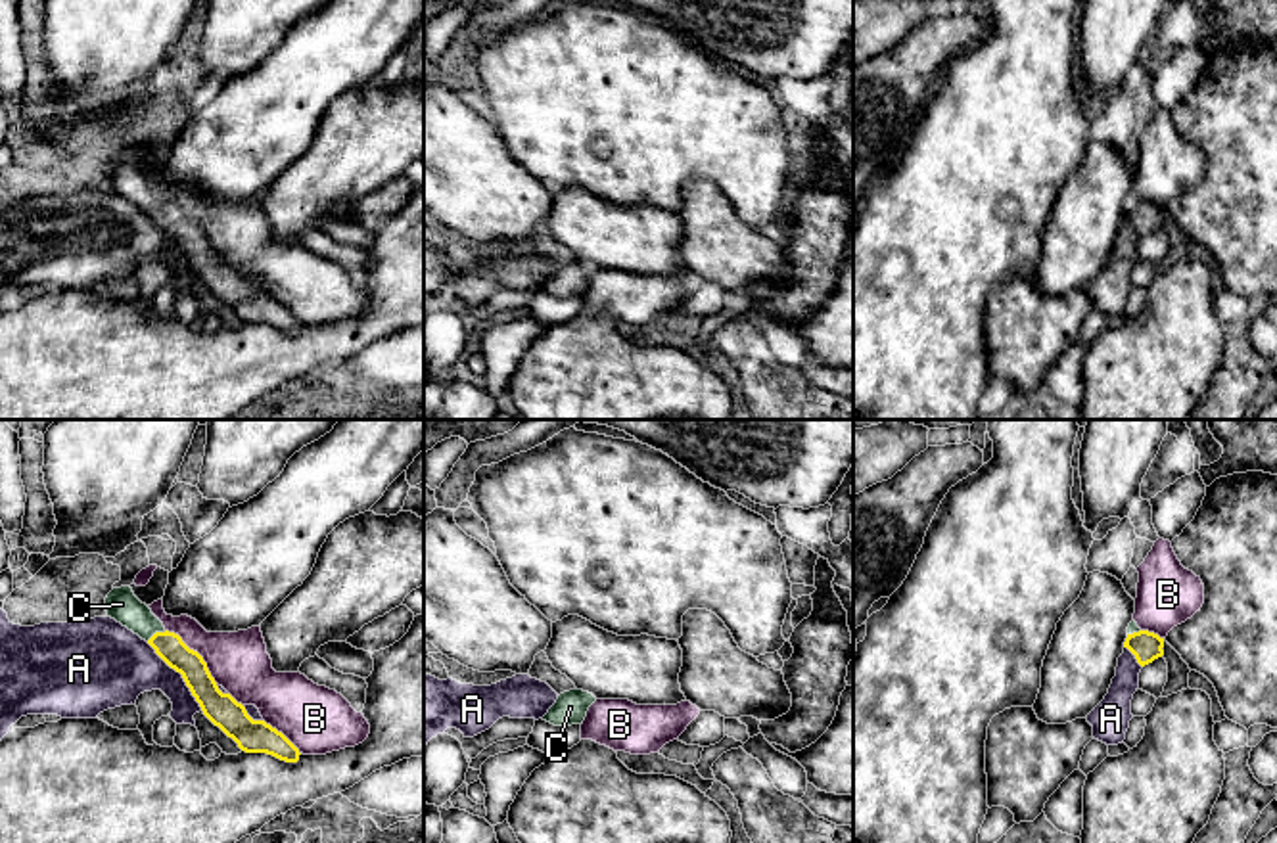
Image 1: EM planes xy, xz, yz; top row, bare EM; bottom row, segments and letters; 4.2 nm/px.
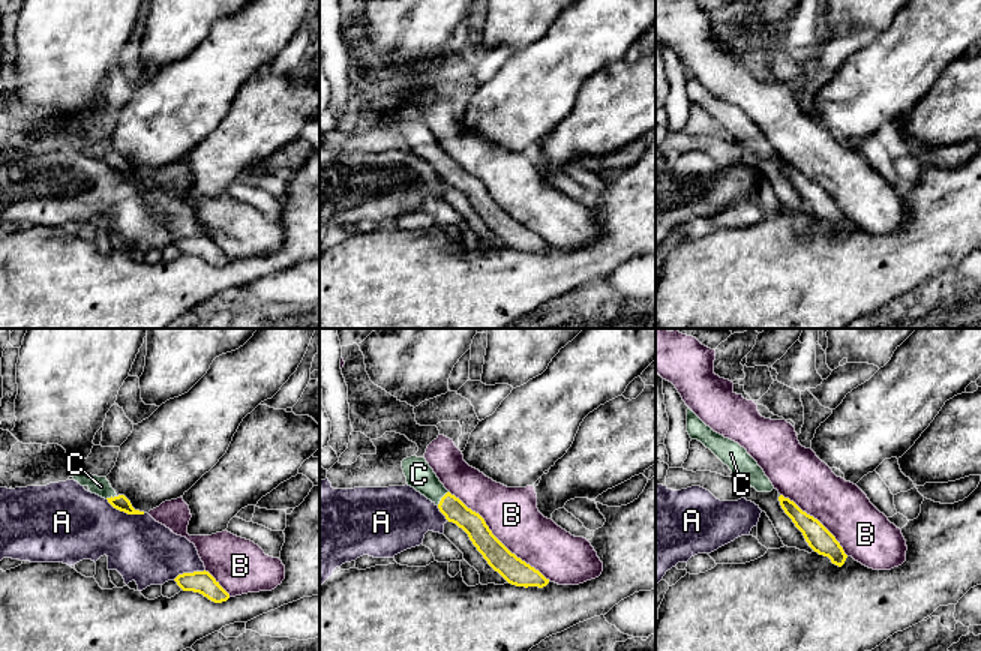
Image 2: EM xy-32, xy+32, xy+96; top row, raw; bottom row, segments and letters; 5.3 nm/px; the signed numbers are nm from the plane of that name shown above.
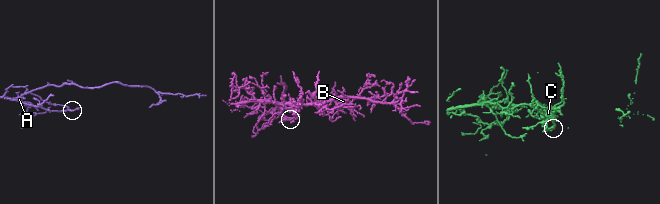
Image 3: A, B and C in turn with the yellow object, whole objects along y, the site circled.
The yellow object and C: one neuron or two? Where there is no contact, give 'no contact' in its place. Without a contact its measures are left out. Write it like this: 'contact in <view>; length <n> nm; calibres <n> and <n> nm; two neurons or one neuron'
contact in xy; length 100 nm; calibres 120 and 140 nm; one neuron

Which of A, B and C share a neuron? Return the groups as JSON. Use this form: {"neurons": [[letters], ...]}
{"neurons": [["A"], ["B"], ["C"]]}

